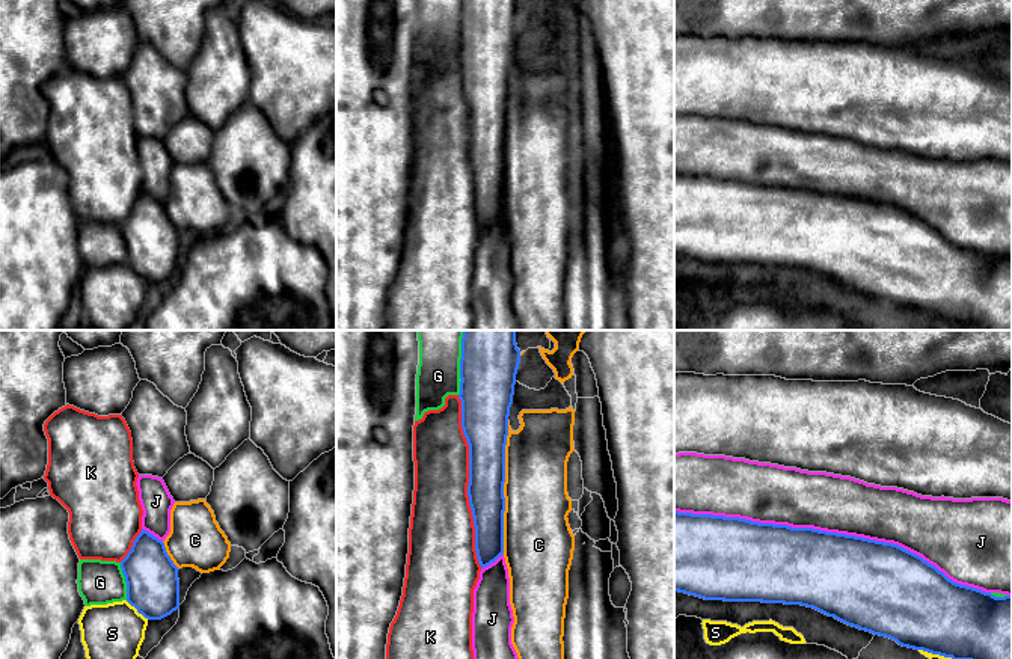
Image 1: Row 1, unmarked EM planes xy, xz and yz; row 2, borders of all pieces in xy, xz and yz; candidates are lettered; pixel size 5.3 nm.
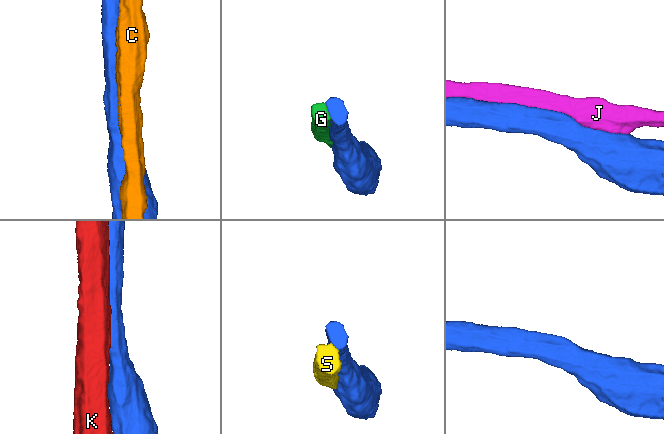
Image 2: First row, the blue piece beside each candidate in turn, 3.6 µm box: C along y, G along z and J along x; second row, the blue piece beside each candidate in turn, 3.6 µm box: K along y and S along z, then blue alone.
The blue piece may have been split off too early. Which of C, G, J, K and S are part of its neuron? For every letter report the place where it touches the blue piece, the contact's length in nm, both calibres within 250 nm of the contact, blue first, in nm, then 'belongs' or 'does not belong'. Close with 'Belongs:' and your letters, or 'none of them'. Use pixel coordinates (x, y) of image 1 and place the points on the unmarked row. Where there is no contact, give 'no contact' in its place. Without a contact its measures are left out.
C: xz (502, 150) | 700 nm | 190/340 nm | does not belong
G: xz (460, 29) | 300 nm | 300/220 nm | does not belong
J: yz (833, 195) | 1750 nm | 440/300 nm | does not belong
K: xz (469, 144) | 950 nm | 200/320 nm | does not belong
S: xy (138, 273) | 160 nm | 280/320 nm | does not belong
Belongs: none of them

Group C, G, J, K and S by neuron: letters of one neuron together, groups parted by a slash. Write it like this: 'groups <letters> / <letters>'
groups C / G / J / K / S

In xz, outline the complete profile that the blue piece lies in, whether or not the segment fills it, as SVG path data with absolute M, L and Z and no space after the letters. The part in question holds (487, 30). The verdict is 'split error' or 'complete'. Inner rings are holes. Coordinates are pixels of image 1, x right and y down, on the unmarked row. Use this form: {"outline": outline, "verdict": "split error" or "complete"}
{"outline": "M462 0L462 90L469 107L468 158L481 231L504 216L508 78L520 12L516 0Z", "verdict": "complete"}

